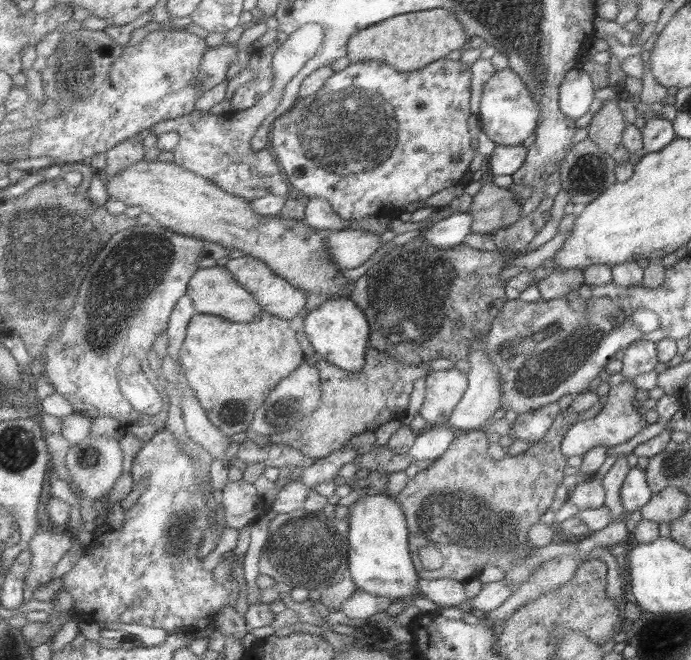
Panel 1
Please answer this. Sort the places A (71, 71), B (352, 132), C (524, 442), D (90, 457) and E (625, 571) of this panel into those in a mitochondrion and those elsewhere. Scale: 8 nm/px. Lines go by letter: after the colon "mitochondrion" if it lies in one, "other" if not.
A: mitochondrion
B: mitochondrion
C: other
D: mitochondrion
E: other

